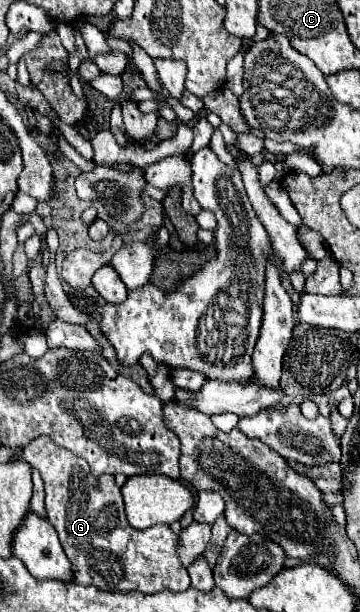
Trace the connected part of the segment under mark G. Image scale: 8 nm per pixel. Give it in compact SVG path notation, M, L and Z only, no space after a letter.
M47 437L31 441L21 451L21 457L31 467L39 469L45 481L47 519L55 531L59 531L59 541L71 561L73 583L123 593L189 589L189 573L177 557L179 535L173 533L168 524L158 524L145 530L133 529L127 523L123 497L113 475L93 477L87 461L55 445Z

